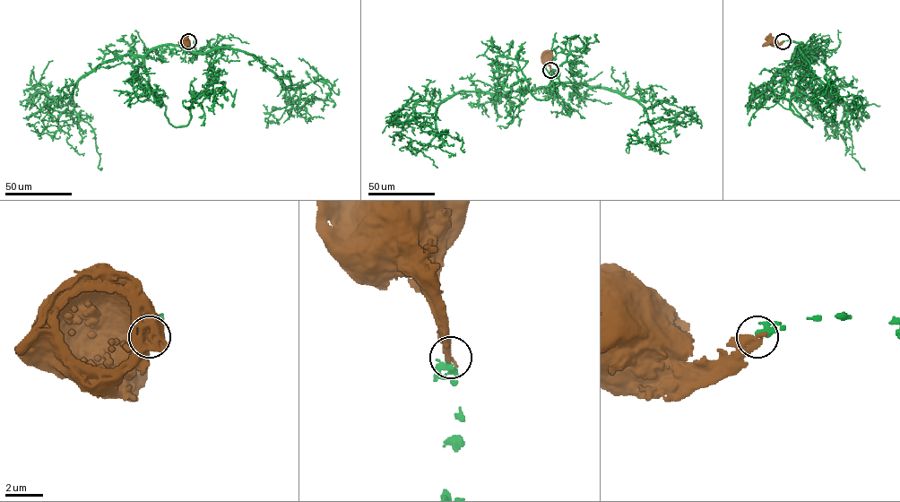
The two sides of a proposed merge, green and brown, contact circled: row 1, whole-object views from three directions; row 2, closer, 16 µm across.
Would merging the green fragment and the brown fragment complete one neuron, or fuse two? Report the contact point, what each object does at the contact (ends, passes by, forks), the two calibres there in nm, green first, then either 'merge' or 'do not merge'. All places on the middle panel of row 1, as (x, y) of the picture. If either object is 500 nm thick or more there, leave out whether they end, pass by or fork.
place (550, 70); green passes by; brown ends; calibres 220 and 440 nm; merge

